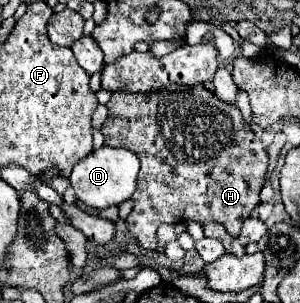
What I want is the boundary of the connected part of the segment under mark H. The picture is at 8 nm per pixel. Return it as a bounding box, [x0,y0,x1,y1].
[102,85,268,249]

